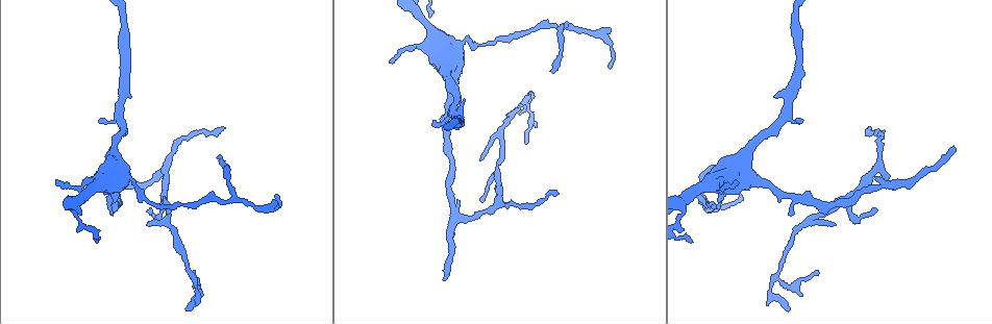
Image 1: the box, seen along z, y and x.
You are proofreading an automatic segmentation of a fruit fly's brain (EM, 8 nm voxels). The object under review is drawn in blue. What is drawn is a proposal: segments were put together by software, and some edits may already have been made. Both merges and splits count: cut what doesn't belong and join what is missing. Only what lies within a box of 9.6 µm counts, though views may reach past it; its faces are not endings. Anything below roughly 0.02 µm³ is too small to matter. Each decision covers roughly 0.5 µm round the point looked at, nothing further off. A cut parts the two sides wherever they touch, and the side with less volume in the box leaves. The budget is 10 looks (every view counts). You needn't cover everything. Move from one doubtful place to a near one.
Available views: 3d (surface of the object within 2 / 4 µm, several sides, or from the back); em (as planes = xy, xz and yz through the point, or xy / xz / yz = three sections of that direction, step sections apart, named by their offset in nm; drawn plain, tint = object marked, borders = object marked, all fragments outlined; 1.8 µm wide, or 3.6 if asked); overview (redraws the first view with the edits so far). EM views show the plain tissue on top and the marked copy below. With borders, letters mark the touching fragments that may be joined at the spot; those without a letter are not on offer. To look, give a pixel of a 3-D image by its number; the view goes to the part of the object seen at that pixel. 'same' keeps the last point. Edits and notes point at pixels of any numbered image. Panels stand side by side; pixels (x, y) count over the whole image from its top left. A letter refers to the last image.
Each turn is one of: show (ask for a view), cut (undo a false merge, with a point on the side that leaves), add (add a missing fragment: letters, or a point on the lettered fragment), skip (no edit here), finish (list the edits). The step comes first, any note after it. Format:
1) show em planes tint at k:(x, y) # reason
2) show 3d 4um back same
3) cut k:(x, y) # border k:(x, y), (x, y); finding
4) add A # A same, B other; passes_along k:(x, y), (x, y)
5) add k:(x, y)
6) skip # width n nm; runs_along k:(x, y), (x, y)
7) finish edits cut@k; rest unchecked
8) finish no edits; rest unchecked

show em 3.6um planes borders at 1:(740, 164) # thick turns thin

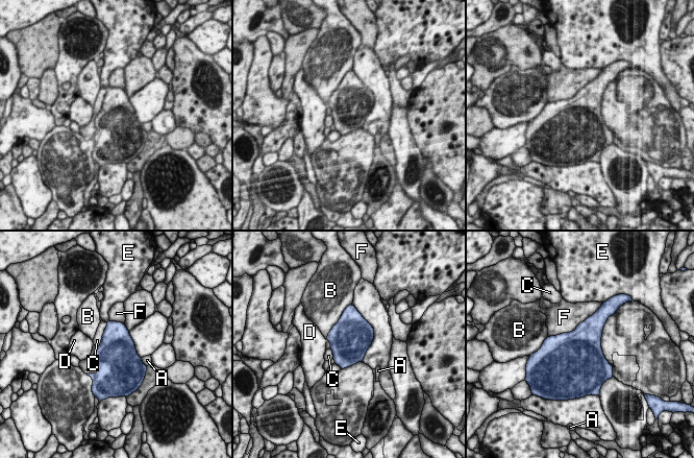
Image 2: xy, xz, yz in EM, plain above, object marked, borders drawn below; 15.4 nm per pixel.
skip # longest_contact F 800 nm; A other, B other, C other, D other, E other, F other; border 2:(107, 322), (102, 340), (98, 346); continuous, no second cell

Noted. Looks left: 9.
show 3d 2um at 1:(57, 185) # free end

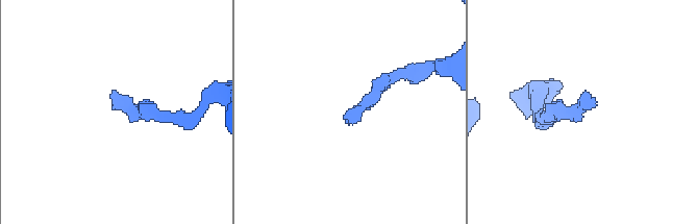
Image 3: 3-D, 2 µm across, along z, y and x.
show em xy step 4 borders at 3:(593, 107) # shape alone is not enough

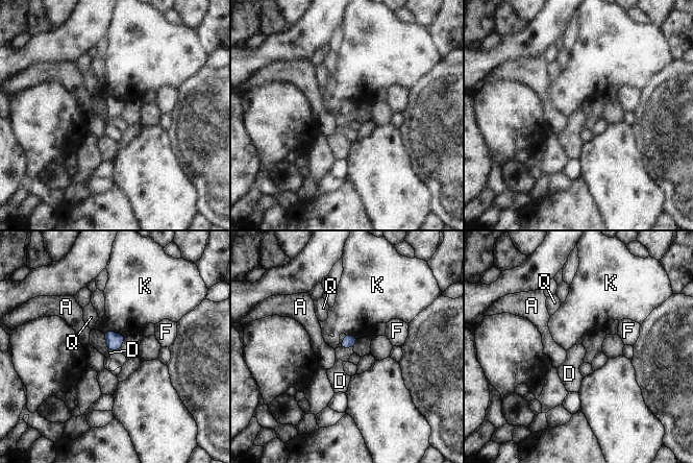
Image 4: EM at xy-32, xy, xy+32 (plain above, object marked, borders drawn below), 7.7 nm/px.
skip # width 90 nm; A other, D other, F other, K other, Q other; border 4:(352, 345), (340, 347); no lettered fragment goes on from it

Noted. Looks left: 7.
show em planes borders at 1:(465, 100) # free end

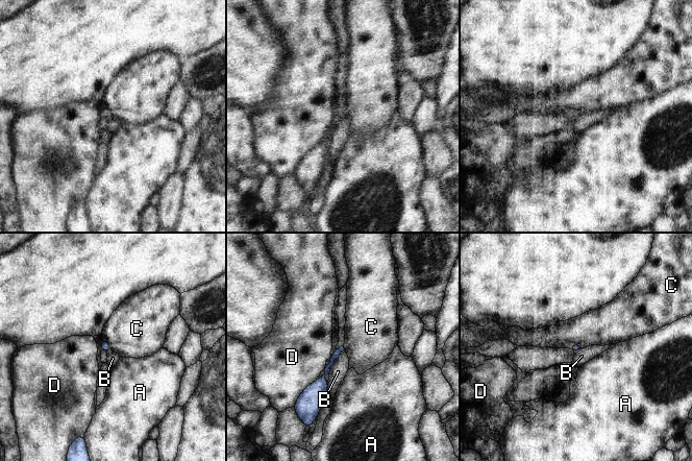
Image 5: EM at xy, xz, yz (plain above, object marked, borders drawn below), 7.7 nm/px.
skip # longest_contact D 260 nm; A other, B other, C other, D other; none of them fits

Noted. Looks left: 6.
show em yz step 8 tint at 1:(443, 279) # an open end

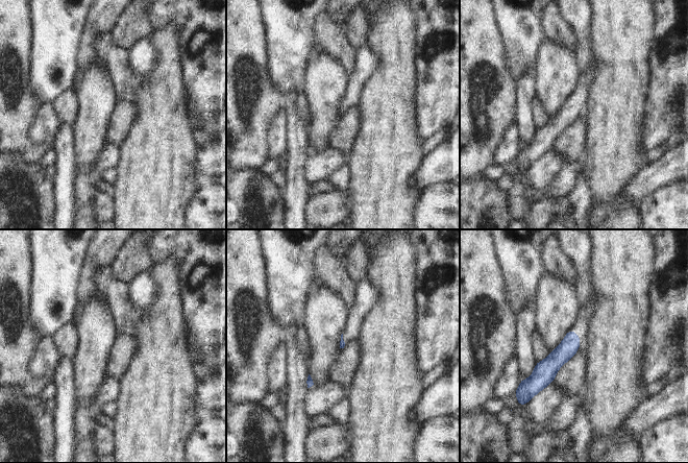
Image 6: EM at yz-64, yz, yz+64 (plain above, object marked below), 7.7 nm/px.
show em planes borders same

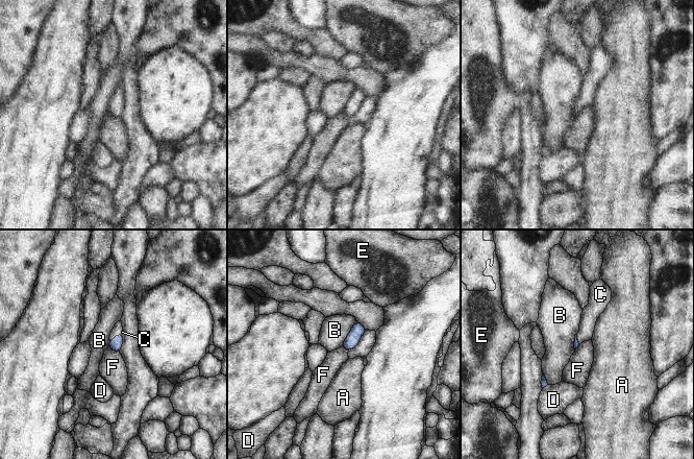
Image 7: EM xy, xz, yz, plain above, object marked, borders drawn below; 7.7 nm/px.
add C # A other, B other, C same, D other, E other, F other; passes_along 7:(116, 344), (115, 336), (118, 329); the cell continues

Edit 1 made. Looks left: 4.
finish edits add@7; rest unchecked

